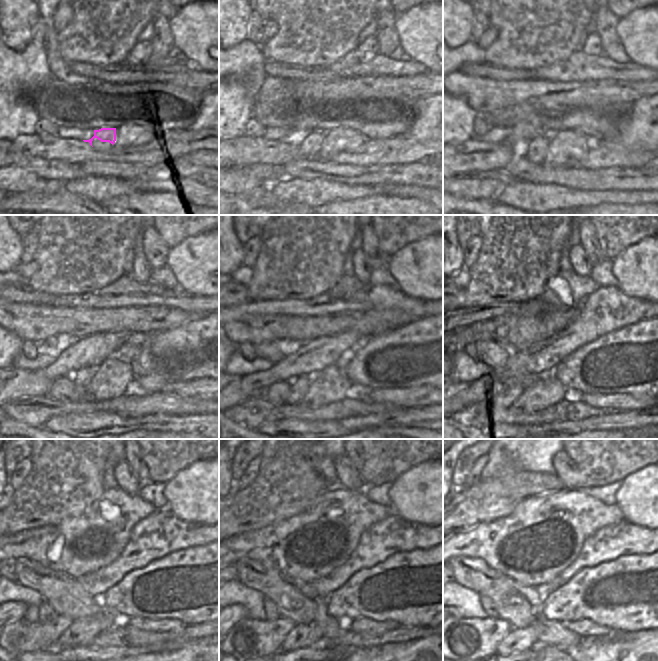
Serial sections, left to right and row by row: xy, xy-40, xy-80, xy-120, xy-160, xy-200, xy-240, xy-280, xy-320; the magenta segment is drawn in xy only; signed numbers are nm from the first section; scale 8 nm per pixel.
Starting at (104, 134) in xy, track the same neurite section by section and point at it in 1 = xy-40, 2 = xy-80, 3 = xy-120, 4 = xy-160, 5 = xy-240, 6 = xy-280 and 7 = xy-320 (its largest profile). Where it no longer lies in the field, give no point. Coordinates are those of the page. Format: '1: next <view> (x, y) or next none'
1: next xy-40 (310, 148)
2: next xy-80 (536, 150)
3: next xy-120 (82, 378)
4: next xy-160 (300, 385)
5: next xy-240 (20, 637)
6: next xy-280 (248, 638)
7: next xy-320 (472, 639)

